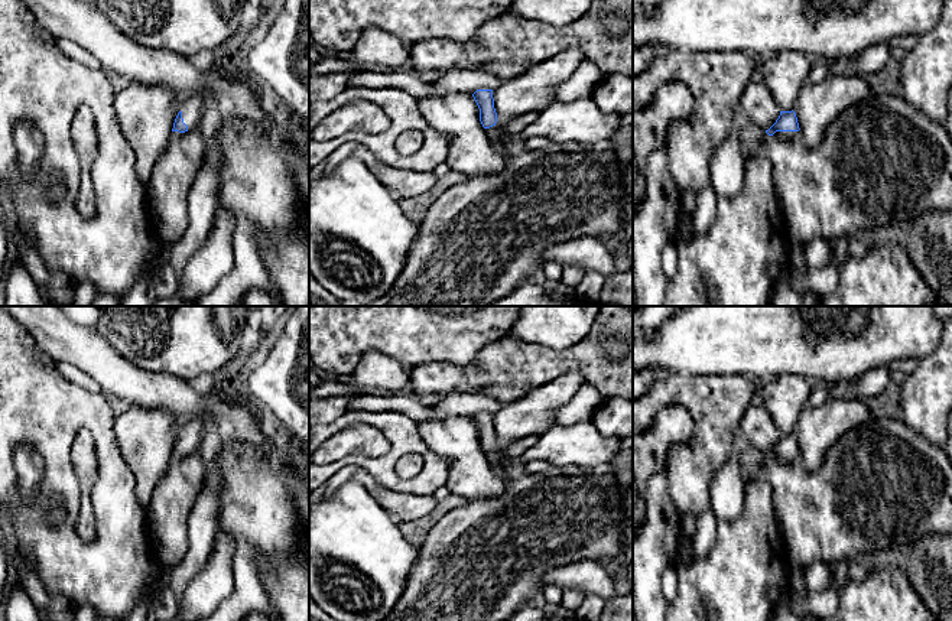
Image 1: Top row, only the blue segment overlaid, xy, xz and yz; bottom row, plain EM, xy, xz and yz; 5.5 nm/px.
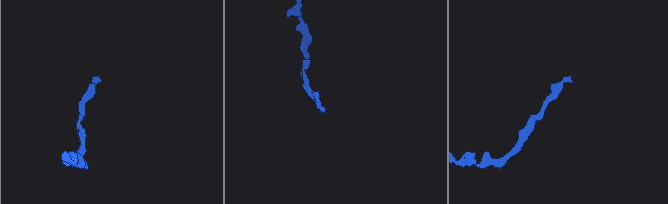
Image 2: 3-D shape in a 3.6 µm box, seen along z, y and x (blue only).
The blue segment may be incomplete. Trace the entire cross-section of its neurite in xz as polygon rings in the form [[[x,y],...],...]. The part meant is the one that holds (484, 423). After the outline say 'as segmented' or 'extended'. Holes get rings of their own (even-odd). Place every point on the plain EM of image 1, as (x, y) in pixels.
[[[477,413],[472,420],[480,432],[480,445],[487,455],[487,461],[496,472],[500,474],[504,462],[504,453],[496,449],[497,436],[494,432],[493,413]]]; extended

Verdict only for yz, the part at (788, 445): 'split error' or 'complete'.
split error

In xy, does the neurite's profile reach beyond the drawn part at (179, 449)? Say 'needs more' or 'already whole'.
needs more

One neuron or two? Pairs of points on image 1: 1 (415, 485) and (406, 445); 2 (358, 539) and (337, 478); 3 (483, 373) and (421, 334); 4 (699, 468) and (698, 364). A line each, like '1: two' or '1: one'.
1: one
2: two
3: two
4: two

